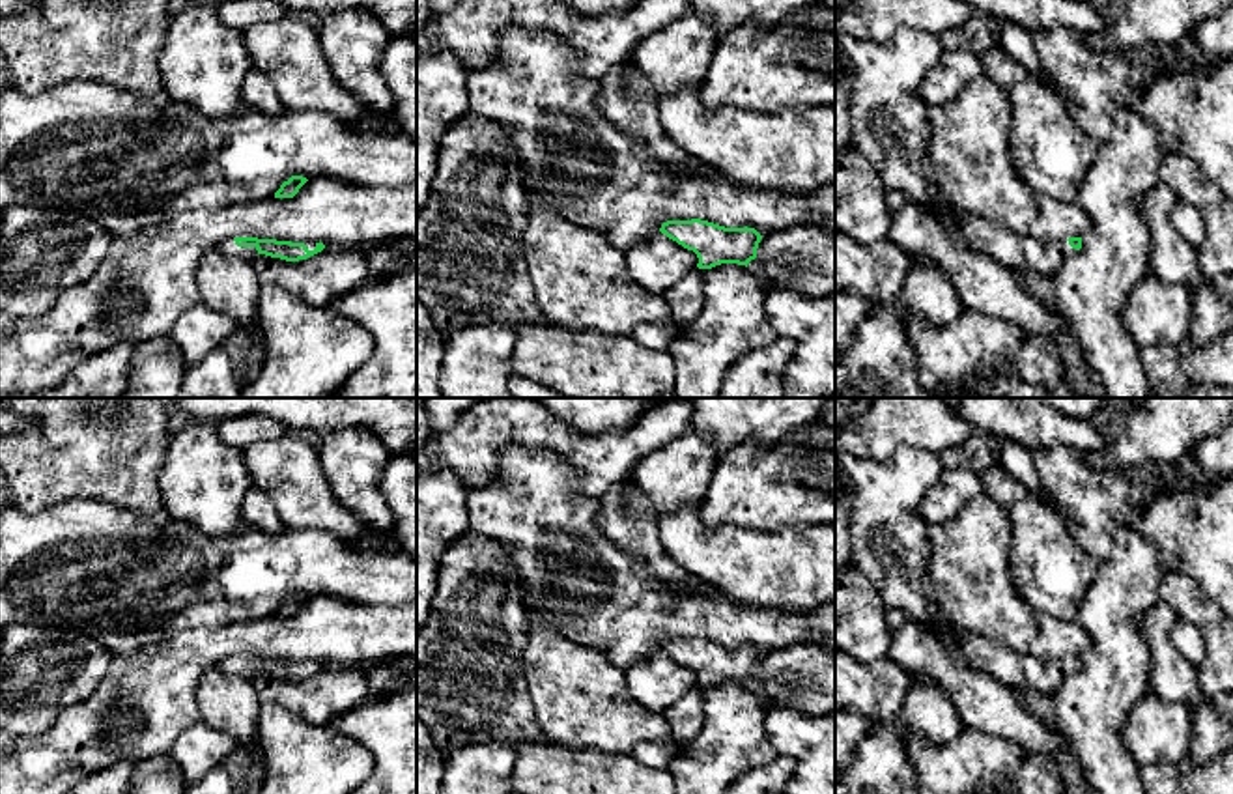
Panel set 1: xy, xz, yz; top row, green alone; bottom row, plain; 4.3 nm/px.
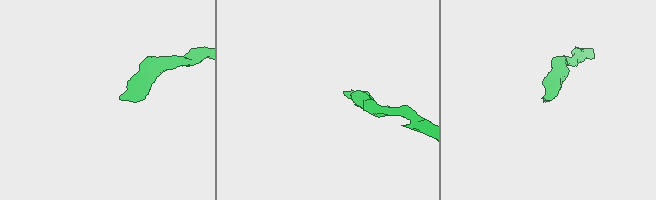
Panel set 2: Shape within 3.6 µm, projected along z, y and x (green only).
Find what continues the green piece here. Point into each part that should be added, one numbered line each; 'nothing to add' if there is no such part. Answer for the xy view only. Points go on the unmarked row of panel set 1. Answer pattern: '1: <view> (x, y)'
1: xy (230, 667)

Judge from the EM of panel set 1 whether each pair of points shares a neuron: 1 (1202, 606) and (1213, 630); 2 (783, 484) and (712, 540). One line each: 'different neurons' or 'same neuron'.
1: same neuron
2: different neurons

